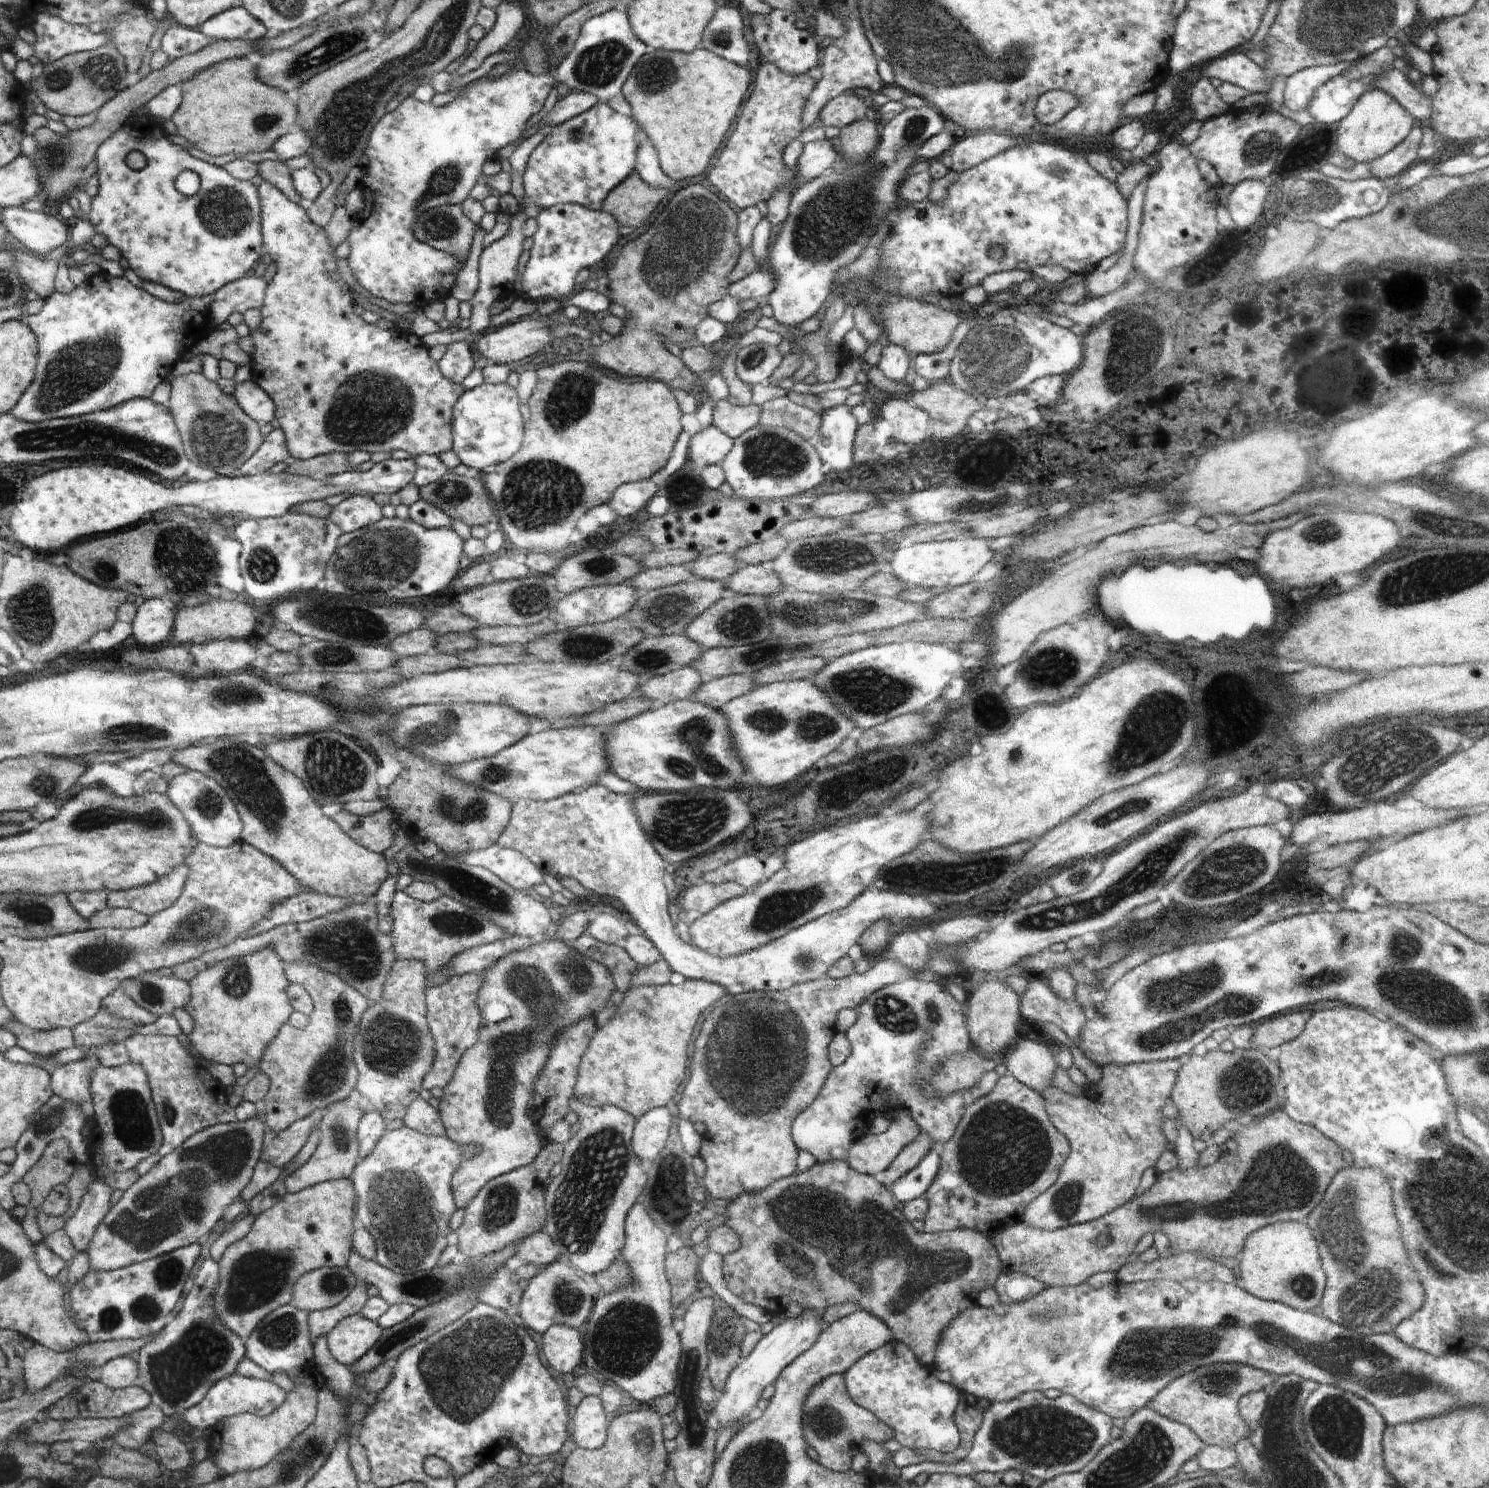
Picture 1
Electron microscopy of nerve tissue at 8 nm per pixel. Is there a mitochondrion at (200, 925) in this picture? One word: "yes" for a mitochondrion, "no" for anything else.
yes

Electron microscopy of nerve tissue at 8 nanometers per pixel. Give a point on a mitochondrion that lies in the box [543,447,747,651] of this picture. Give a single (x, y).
(670, 608)

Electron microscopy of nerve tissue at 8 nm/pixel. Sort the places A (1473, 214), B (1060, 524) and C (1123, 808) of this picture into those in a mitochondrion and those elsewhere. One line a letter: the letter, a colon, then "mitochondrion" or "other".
A: mitochondrion
B: mitochondrion
C: mitochondrion

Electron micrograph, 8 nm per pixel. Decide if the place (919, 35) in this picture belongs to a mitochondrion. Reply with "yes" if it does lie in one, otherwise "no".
yes

